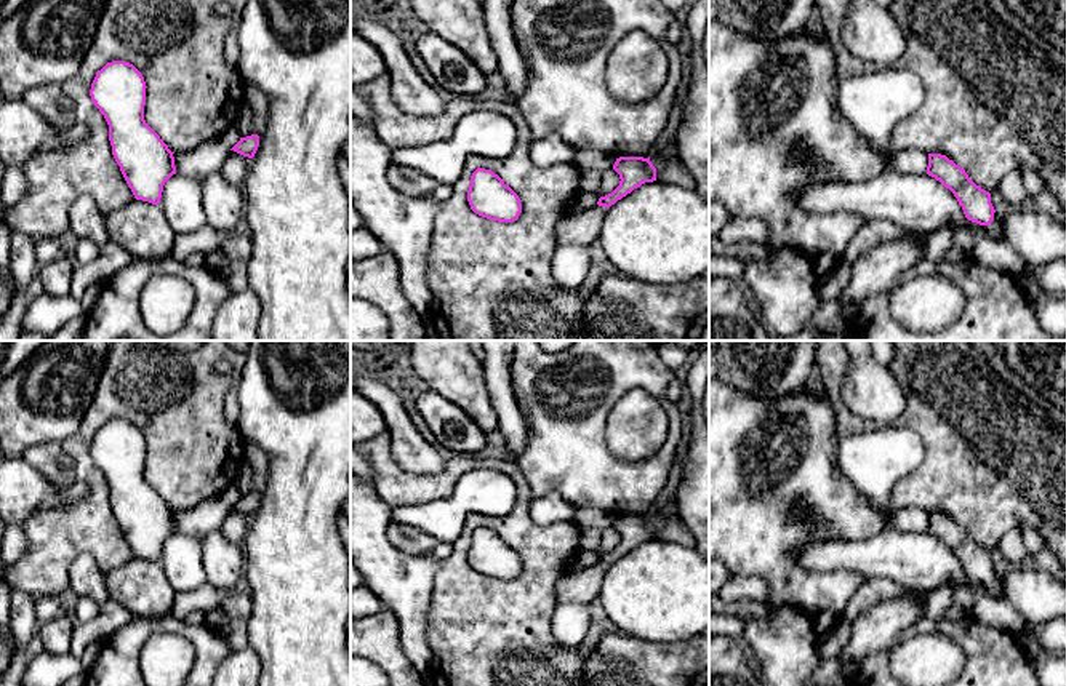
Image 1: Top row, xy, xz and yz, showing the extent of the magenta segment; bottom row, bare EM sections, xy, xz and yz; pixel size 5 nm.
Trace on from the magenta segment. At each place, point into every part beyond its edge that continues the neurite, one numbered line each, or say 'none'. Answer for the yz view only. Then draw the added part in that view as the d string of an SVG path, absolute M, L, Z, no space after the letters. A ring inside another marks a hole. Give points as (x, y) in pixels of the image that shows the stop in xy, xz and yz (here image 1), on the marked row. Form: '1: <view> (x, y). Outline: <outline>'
1: yz (993, 231). Outline: M997 211L994 213L994 219L989 225L983 225L984 230L986 230L986 235L996 241L1005 241L1004 237L1002 237L1002 230L999 227L999 222L997 222Z

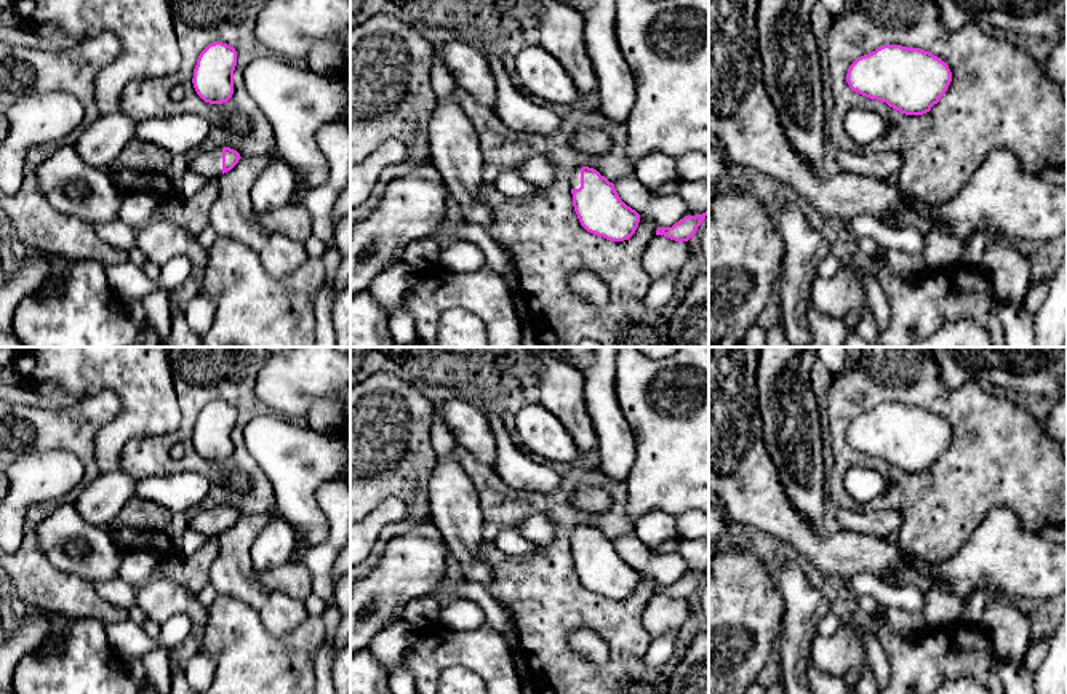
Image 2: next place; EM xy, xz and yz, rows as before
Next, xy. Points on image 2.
1: xy (208, 163). Outline: M222 149L203 150L190 162L189 170L206 179L218 179L222 174Z

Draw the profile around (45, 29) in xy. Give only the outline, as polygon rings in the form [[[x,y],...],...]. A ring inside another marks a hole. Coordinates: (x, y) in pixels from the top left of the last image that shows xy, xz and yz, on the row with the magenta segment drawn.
[[[42,22],[35,26],[24,24],[26,29],[30,29],[34,35],[42,38],[59,37],[59,26],[56,22]]]

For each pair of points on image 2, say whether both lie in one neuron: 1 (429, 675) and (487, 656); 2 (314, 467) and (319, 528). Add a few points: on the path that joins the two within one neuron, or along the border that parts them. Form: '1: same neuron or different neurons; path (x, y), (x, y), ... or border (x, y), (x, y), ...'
1: same neuron; path (442, 661), (447, 656), (472, 656)
2: same neuron; path (306, 482), (306, 514)

